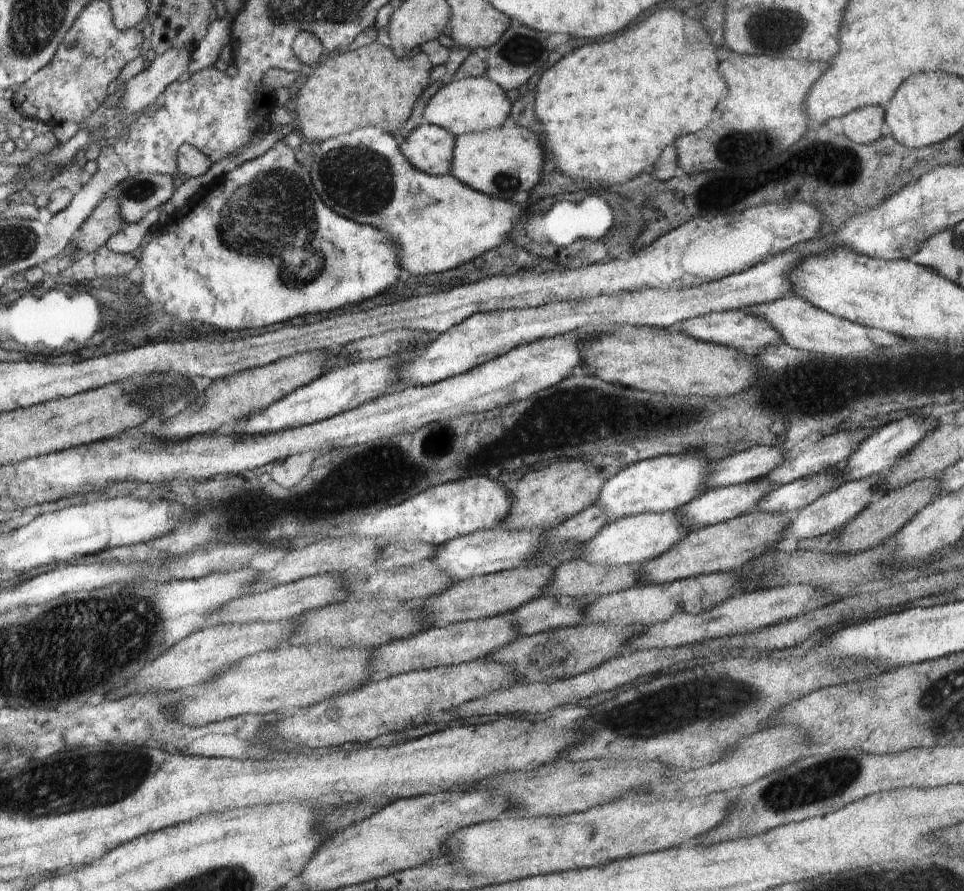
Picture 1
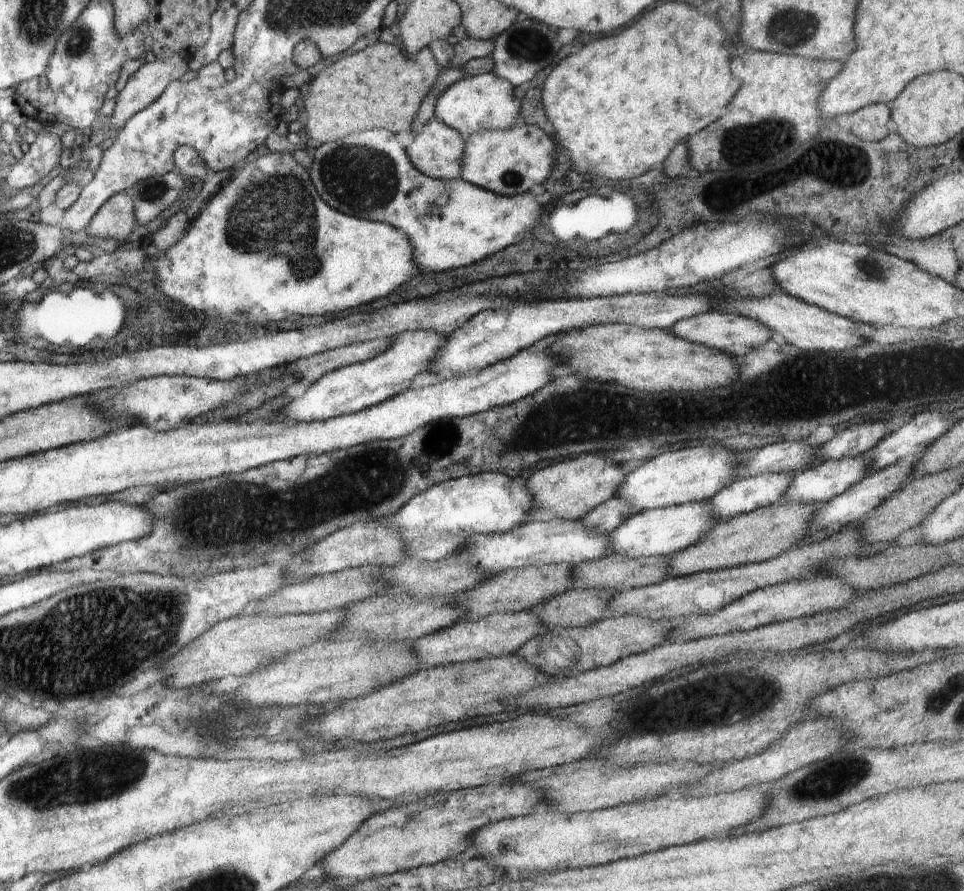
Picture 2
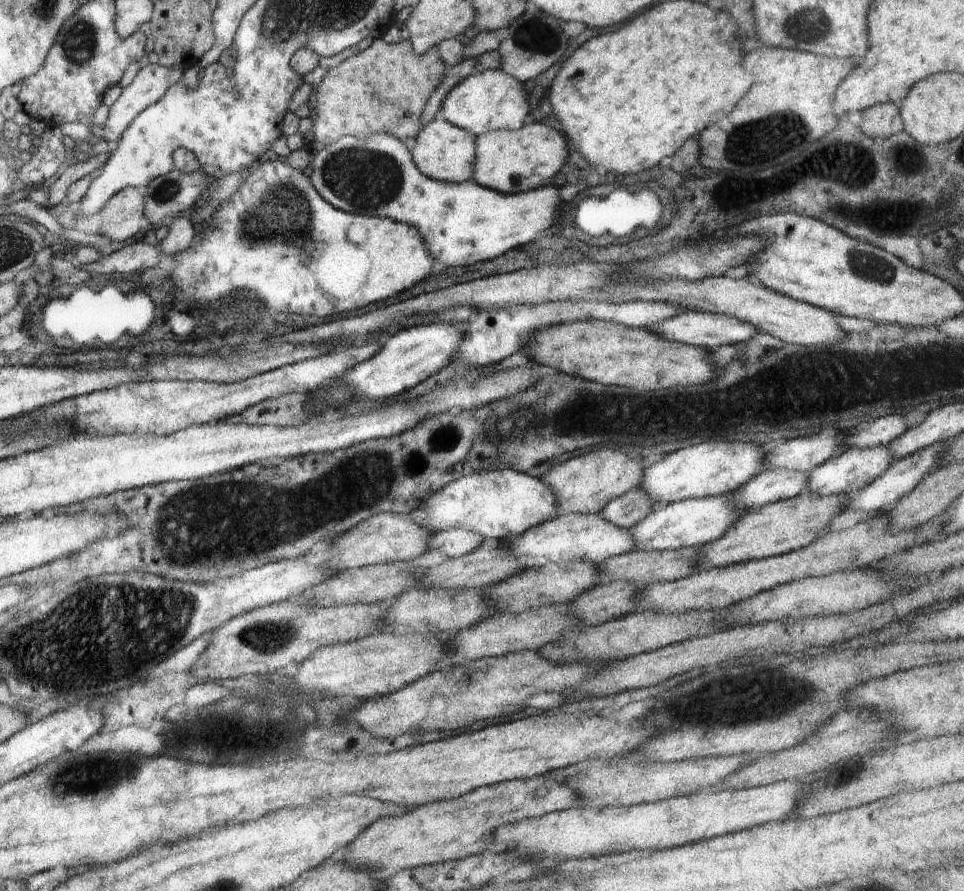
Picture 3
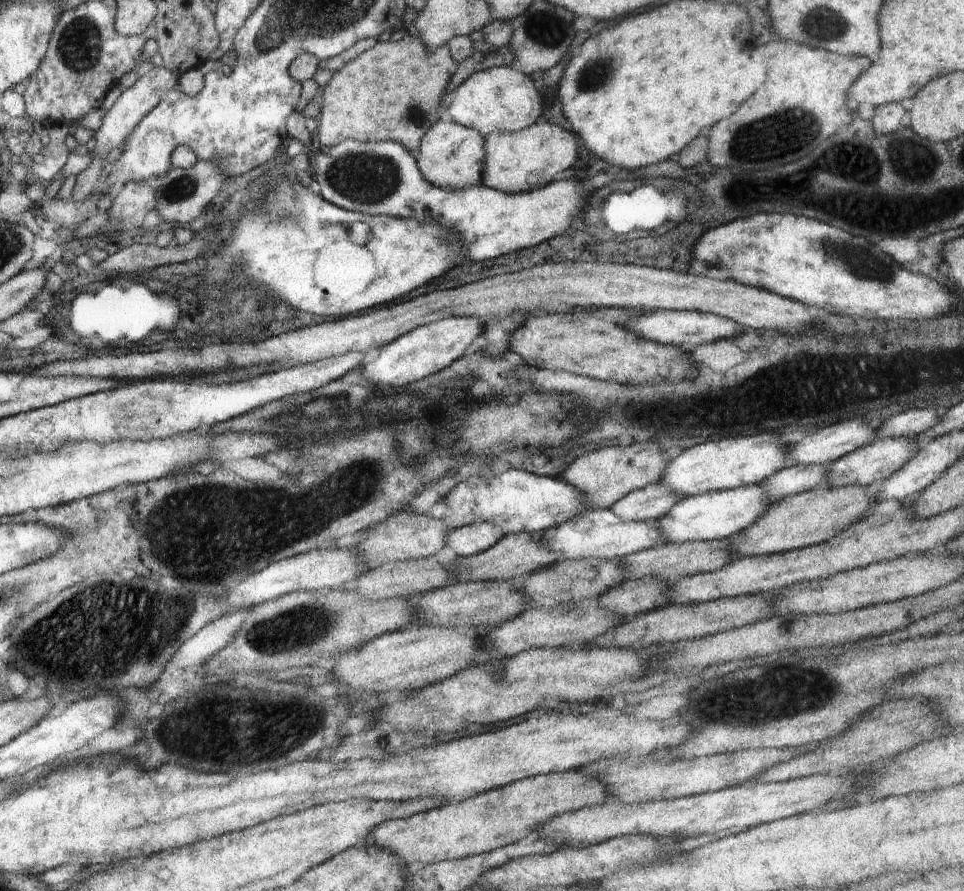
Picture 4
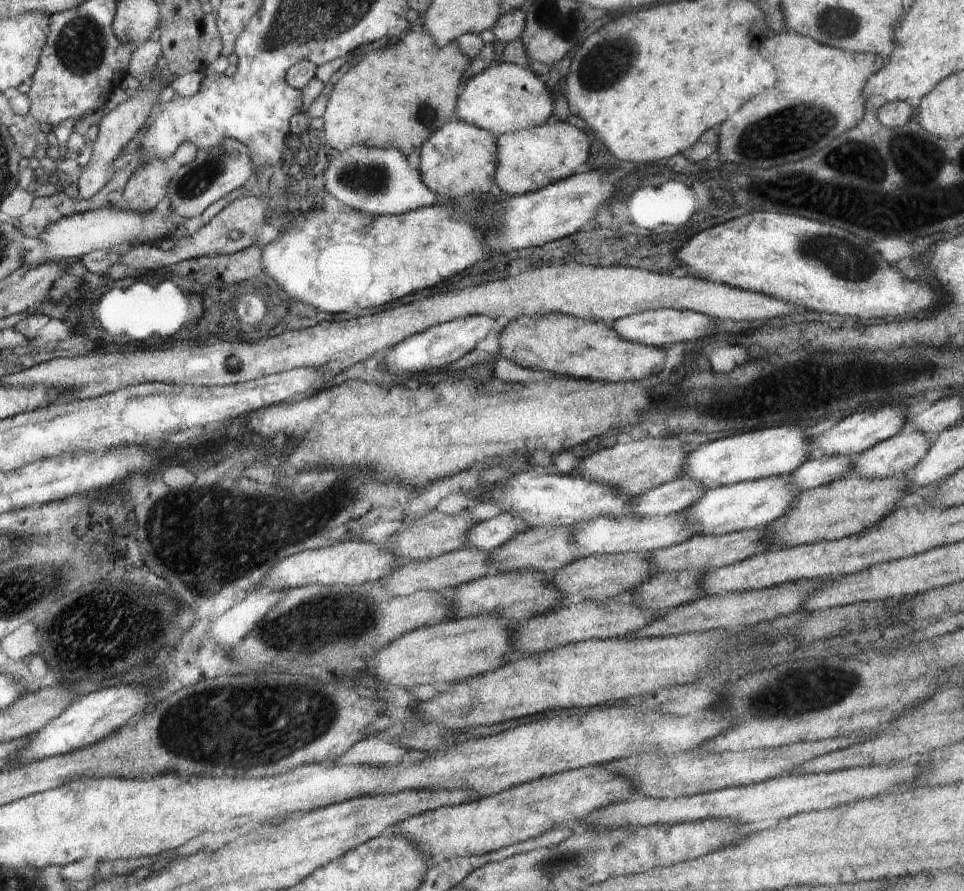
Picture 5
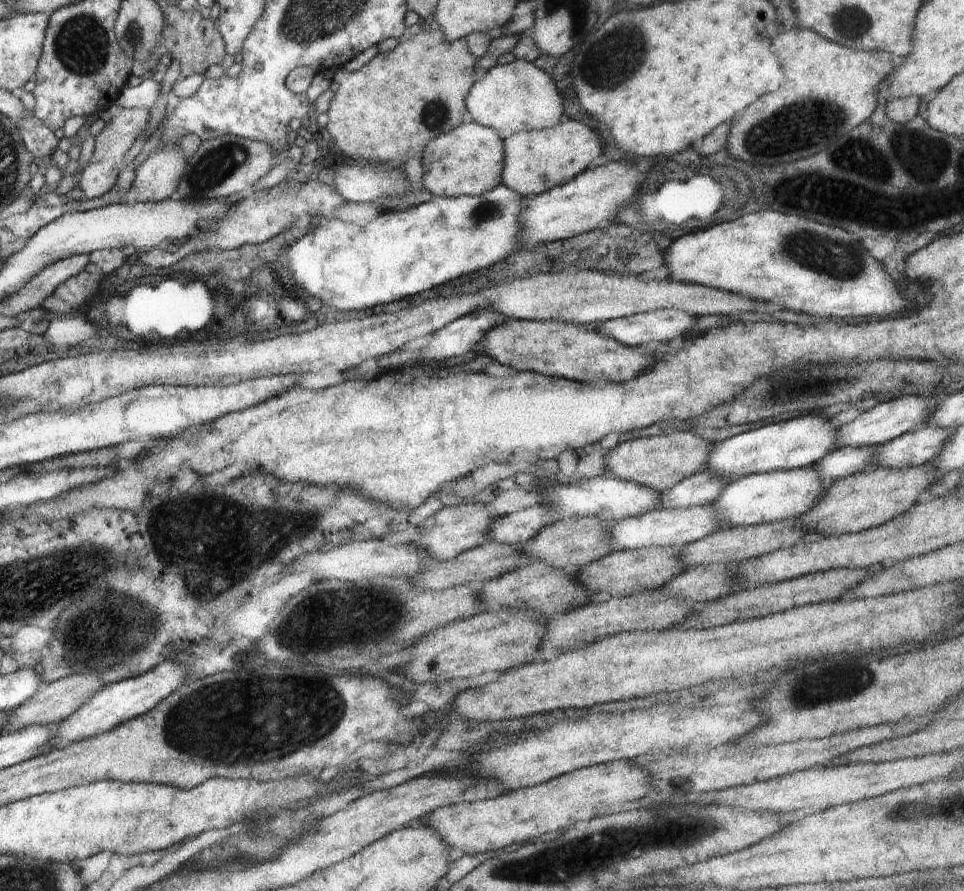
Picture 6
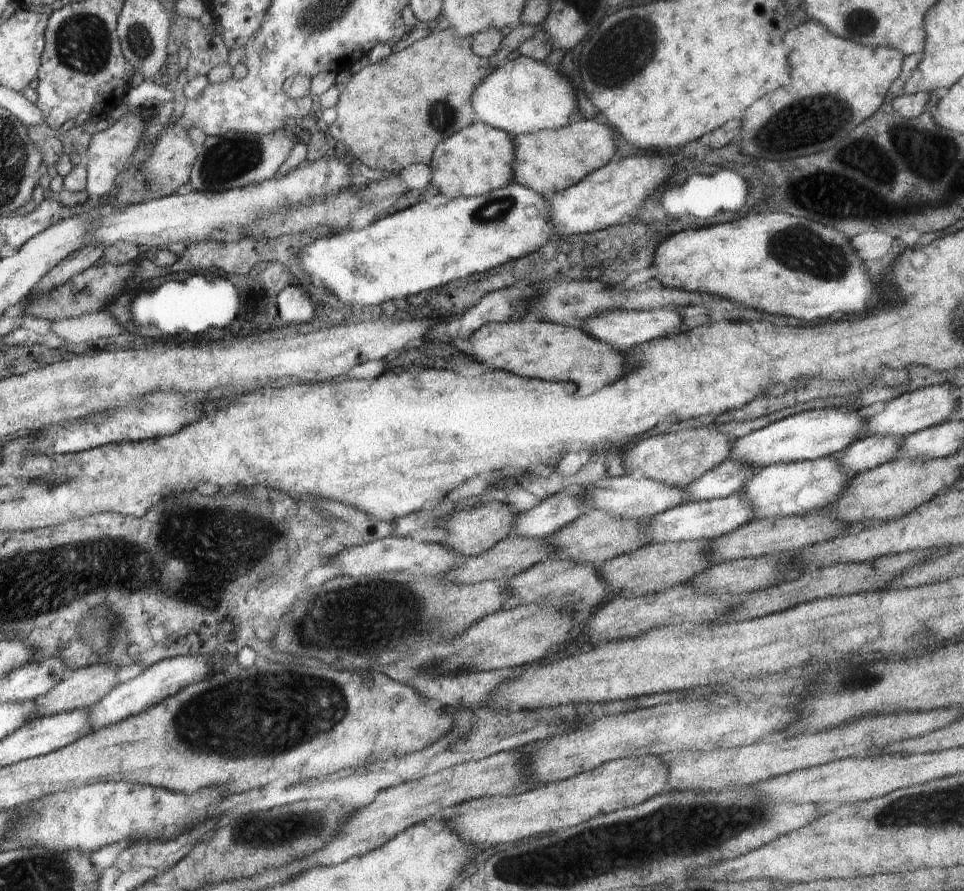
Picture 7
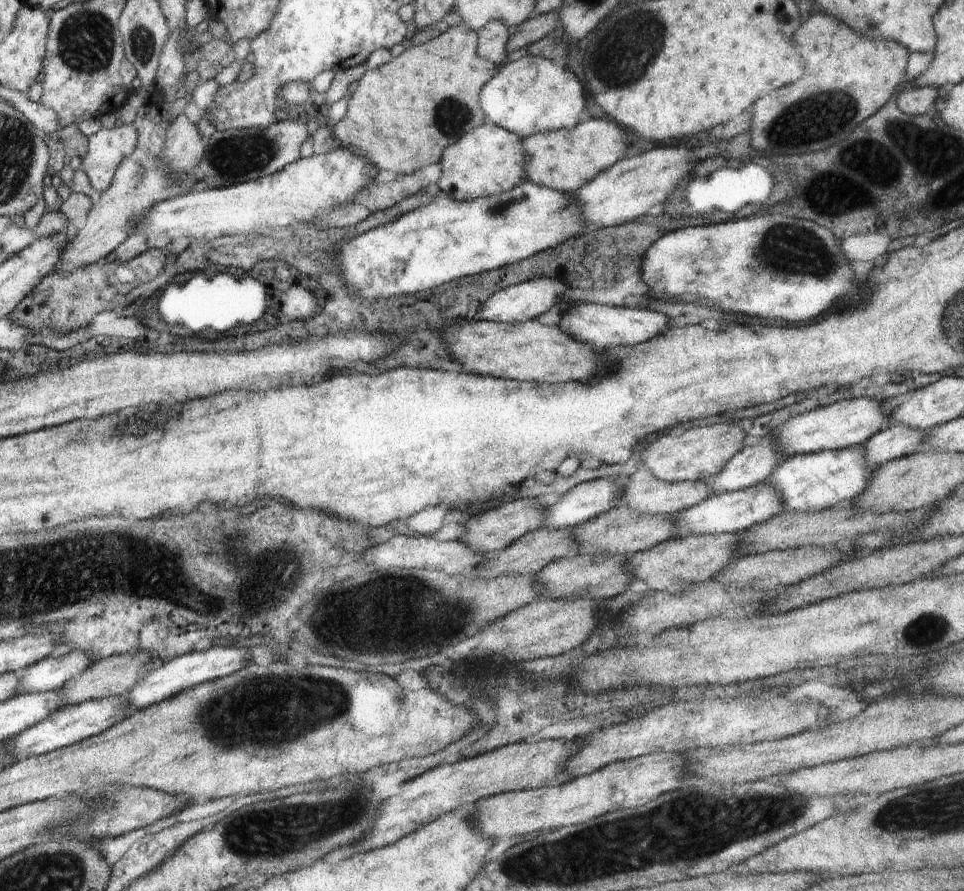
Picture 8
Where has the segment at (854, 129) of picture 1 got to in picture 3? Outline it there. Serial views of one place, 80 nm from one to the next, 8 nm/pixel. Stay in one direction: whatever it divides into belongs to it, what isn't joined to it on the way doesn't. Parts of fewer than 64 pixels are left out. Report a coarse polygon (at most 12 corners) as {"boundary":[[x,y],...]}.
{"boundary":[[881,103],[862,110],[858,130],[888,138],[899,105]]}

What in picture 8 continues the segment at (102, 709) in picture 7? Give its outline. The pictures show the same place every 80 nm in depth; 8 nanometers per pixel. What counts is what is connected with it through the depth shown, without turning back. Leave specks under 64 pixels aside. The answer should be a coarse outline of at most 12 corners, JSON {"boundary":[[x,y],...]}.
{"boundary":[[251,647],[167,658],[124,695],[136,709],[238,672]]}

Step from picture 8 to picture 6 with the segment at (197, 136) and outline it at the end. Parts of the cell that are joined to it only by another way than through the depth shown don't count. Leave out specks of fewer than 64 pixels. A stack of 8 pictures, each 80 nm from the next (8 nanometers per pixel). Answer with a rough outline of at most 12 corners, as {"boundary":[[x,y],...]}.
{"boundary":[[162,144],[136,169],[131,200],[170,199],[187,160]]}

